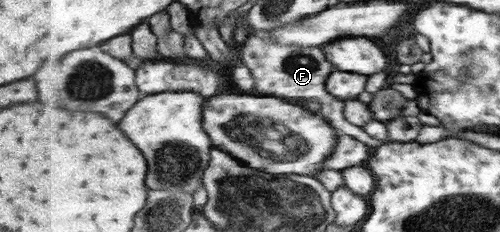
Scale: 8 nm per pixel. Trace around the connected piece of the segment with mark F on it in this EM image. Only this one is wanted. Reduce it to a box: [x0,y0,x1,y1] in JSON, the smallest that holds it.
[242,35,389,150]

